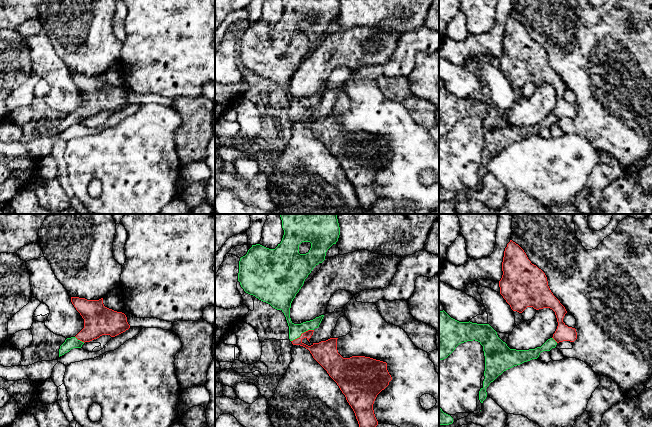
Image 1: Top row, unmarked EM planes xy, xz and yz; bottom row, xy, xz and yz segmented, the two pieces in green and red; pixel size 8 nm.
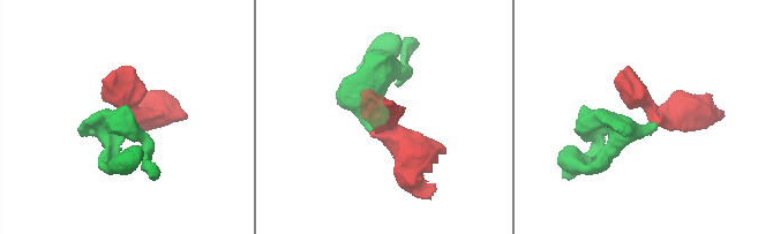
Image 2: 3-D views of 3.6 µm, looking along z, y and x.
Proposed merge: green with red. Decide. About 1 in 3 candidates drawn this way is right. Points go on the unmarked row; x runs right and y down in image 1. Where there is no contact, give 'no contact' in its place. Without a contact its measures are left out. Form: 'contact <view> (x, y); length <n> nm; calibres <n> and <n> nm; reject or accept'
contact xz (302, 108); length 200 nm; calibres 110 and 190 nm; accept

